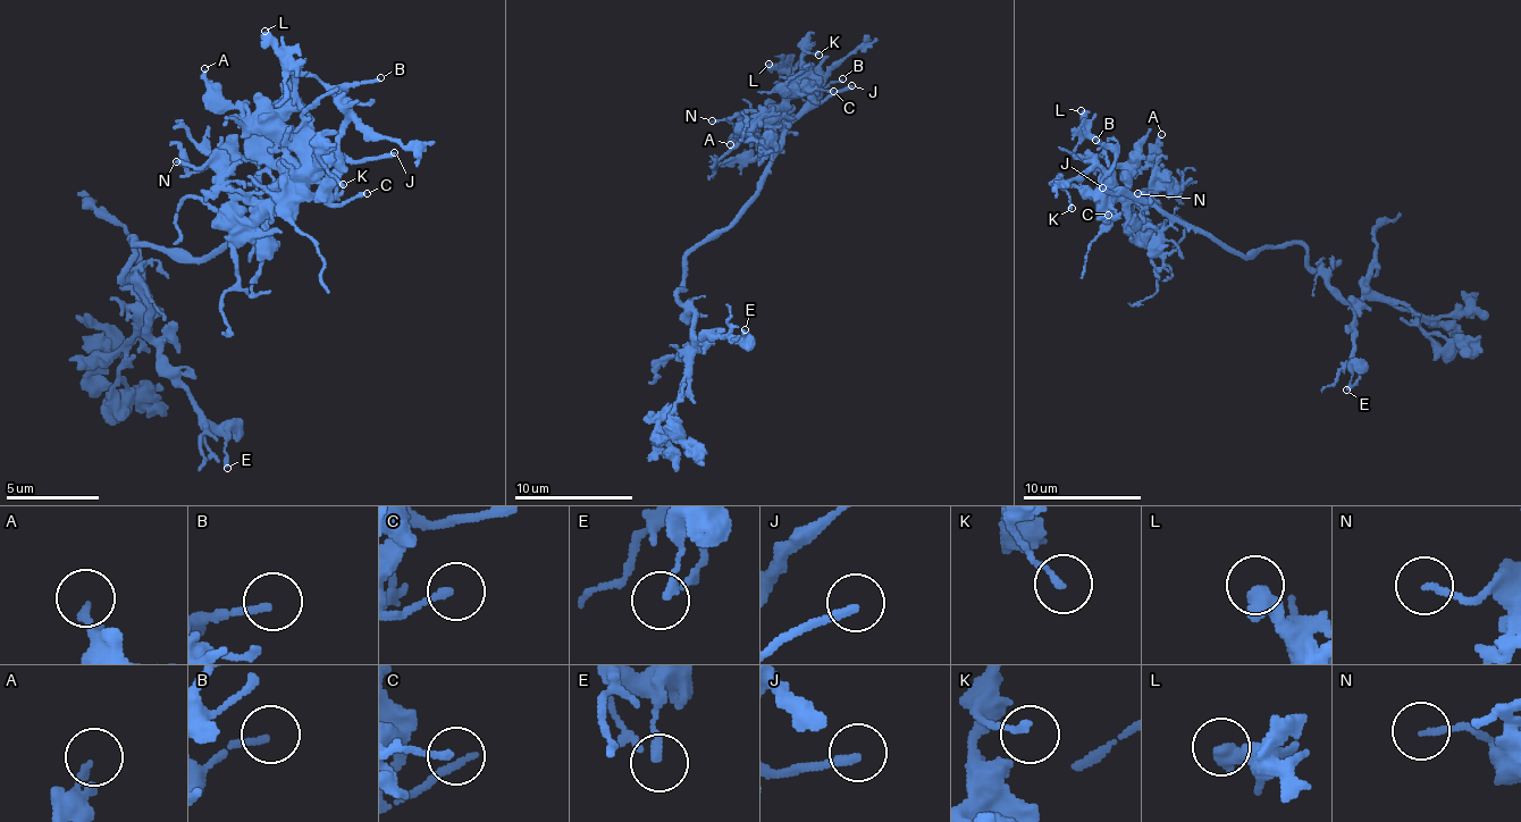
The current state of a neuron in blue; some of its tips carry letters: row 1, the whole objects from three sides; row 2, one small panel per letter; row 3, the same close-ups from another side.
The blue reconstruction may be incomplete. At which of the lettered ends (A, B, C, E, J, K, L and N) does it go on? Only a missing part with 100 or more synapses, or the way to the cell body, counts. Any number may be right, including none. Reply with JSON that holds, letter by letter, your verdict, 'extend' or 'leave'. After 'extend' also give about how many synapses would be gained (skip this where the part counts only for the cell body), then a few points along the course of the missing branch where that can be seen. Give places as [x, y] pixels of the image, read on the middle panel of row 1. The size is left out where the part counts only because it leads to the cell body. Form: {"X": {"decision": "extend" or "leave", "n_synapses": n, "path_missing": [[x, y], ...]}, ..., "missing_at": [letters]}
{"A": {"decision": "leave"}, "B": {"decision": "leave"}, "C": {"decision": "leave"}, "E": {"decision": "leave"}, "J": {"decision": "extend"}, "K": {"decision": "leave"}, "L": {"decision": "leave"}, "N": {"decision": "leave"}, "missing_at": ["J"]}

